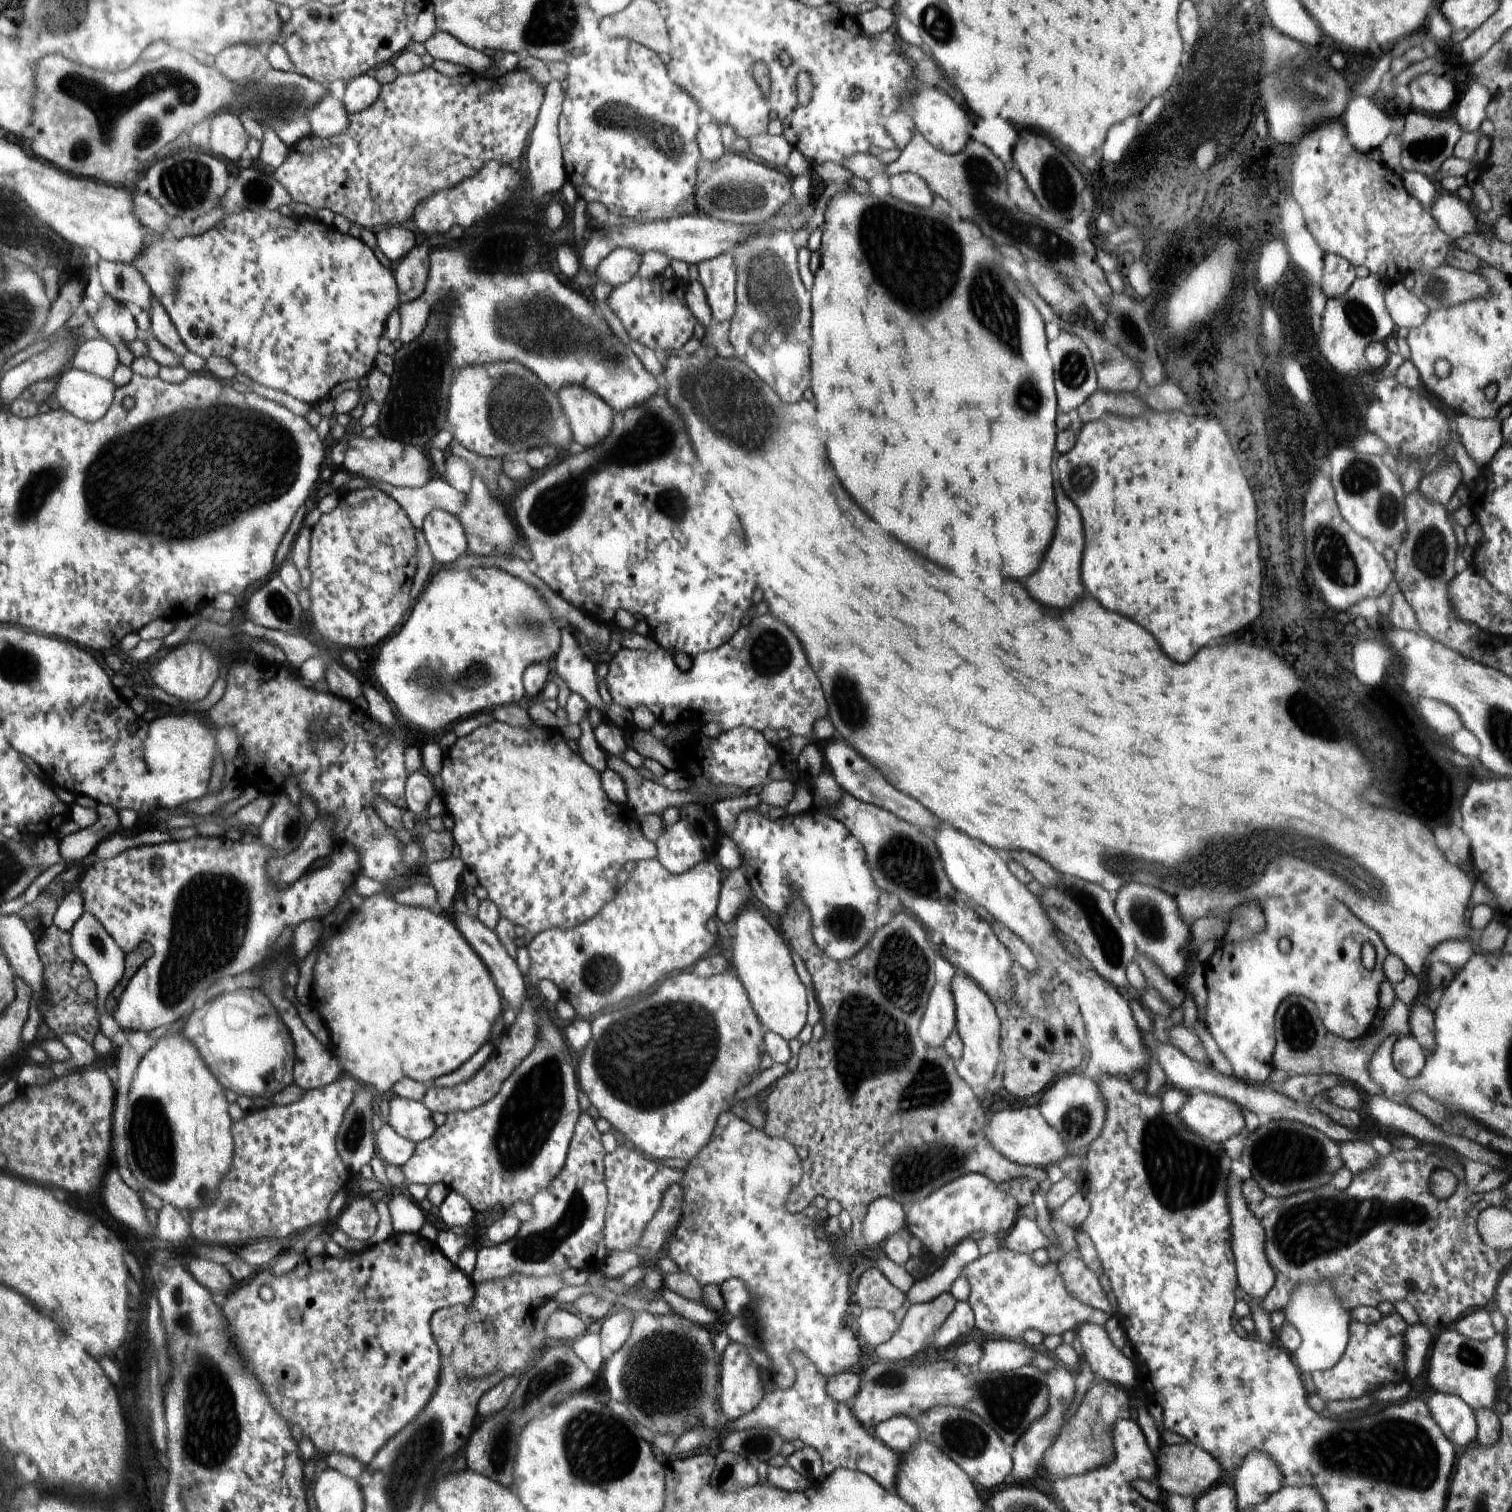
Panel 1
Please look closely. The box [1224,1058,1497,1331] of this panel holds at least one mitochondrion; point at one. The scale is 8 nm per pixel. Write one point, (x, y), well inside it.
(1313, 1226)

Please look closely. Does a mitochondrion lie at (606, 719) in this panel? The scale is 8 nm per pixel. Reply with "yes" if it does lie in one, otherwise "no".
no

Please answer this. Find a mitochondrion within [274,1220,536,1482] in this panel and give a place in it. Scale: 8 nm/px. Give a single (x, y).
(500, 1448)

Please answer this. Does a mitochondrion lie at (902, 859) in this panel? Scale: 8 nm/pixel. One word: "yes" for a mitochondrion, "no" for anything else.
yes

